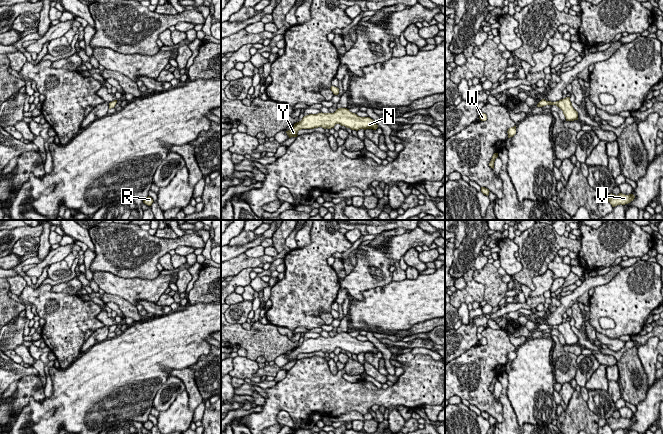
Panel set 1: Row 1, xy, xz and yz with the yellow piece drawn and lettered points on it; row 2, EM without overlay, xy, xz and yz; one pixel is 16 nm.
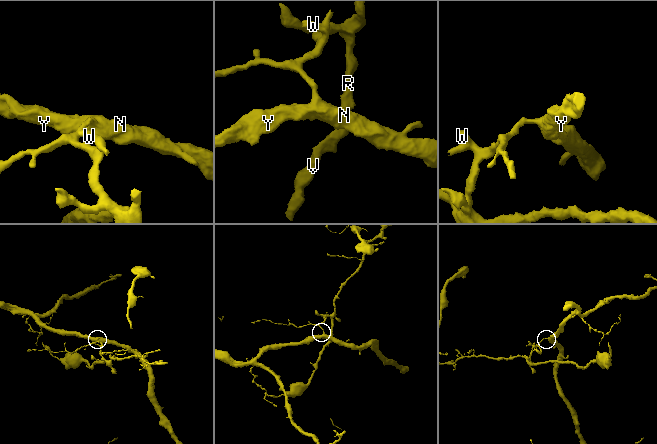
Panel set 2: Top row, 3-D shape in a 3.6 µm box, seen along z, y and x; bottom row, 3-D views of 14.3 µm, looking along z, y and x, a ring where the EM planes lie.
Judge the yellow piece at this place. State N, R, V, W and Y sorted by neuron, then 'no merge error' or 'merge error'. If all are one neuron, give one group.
groups N Y / R V W; merge error

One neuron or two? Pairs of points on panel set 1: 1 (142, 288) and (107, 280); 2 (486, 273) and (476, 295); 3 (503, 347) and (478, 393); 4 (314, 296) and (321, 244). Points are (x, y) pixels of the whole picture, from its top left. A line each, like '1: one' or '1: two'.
1: one
2: two
3: one
4: one

